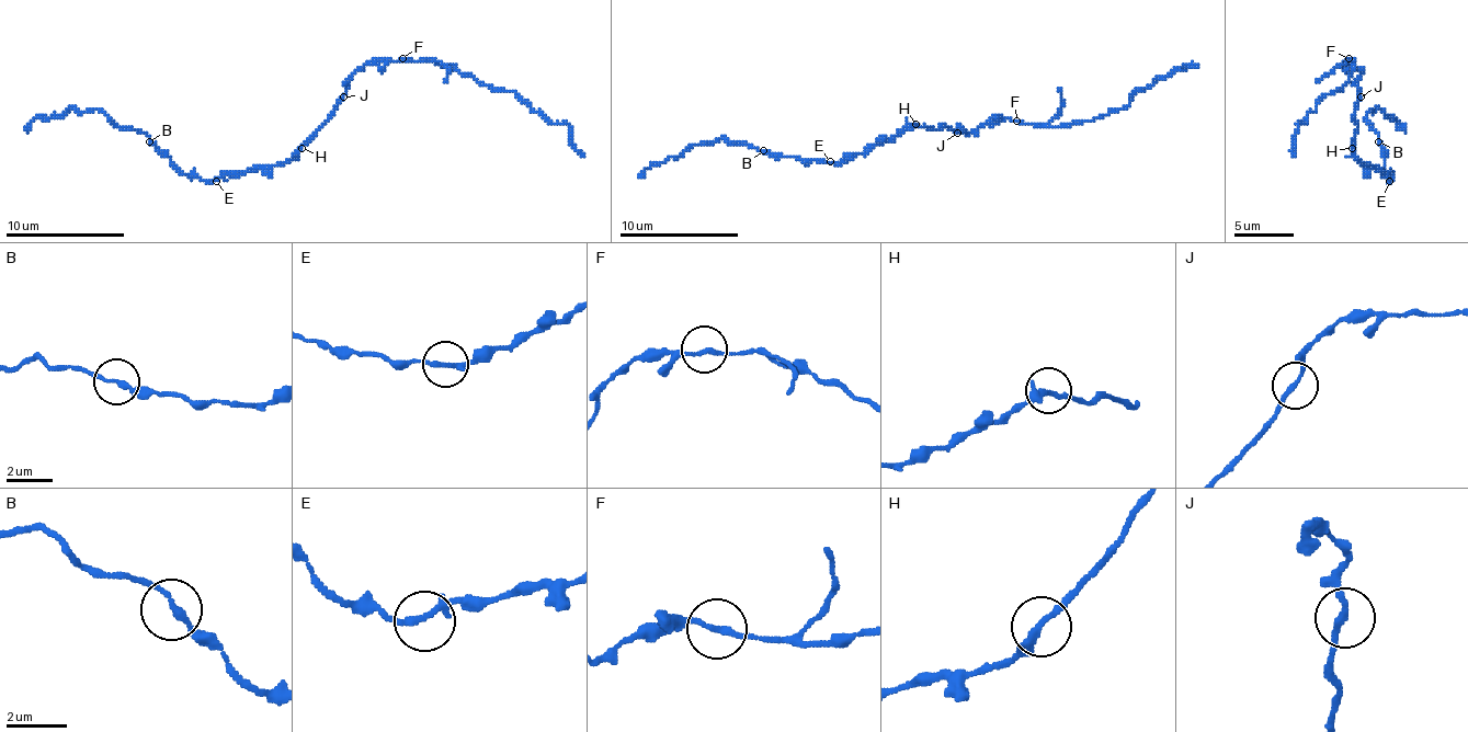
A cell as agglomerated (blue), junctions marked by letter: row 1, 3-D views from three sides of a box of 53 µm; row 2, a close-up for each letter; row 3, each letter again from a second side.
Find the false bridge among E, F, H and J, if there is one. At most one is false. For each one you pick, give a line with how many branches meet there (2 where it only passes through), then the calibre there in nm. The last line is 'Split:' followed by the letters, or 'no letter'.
Split: no letter

